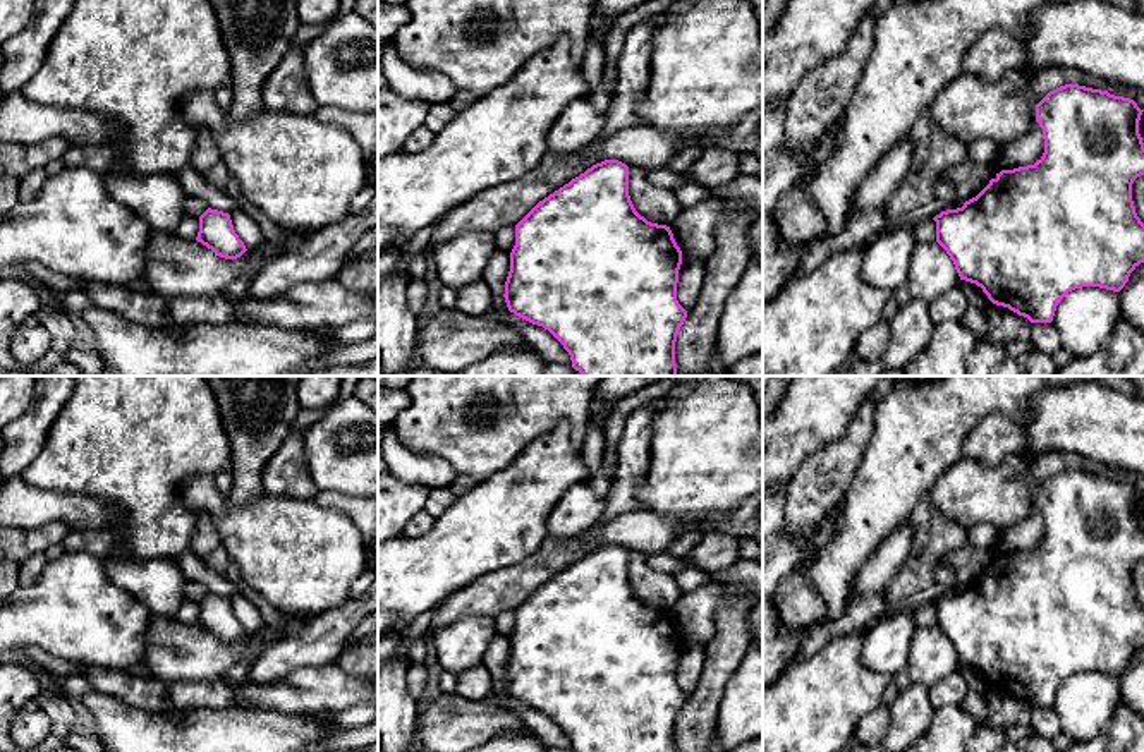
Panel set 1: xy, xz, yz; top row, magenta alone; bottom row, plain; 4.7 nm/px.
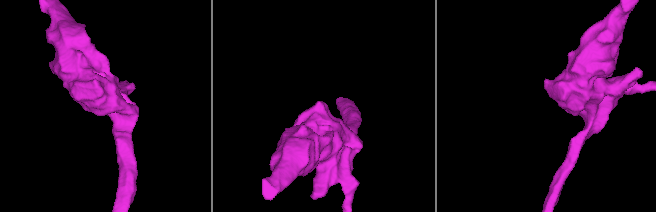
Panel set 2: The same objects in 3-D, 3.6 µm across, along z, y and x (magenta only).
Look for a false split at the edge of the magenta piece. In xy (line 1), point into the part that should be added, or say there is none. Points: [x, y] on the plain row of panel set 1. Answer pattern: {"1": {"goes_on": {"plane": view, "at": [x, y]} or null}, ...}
{"1": {"goes_on": null}}

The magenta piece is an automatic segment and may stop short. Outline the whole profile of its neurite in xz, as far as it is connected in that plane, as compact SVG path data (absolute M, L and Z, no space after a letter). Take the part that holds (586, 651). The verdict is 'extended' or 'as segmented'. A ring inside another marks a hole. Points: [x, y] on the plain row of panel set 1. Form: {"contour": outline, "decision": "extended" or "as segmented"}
{"contour": "M618 544L593 549L579 561L539 585L517 609L515 630L510 637L510 656L505 666L505 687L515 700L548 714L569 737L572 752L677 752L675 726L687 695L677 685L678 654L682 635L670 611L648 606L641 601L629 580L629 551Z", "decision": "as segmented"}

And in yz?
{"contour": "M1065 469L1050 476L1036 489L1036 506L1043 513L1044 537L1034 548L1013 555L1001 555L995 563L972 584L965 585L962 592L946 594L936 599L936 627L946 635L955 649L960 664L976 668L983 673L988 683L1008 692L1019 700L1027 702L1031 707L1051 707L1058 687L1072 675L1082 671L1099 671L1120 676L1129 666L1130 658L1144 647L1144 608L1135 597L1132 585L1132 568L1137 561L1144 560L1144 527L1139 519L1139 505L1144 494L1130 482L1115 481L1108 476L1092 474L1079 469Z", "decision": "as segmented"}

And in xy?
{"contour": "M211 592L199 601L196 625L225 644L237 644L247 635L234 615L230 599Z", "decision": "as segmented"}

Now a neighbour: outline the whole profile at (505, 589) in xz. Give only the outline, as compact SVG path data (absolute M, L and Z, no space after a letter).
M636 510L594 525L574 537L548 537L538 551L520 563L496 570L467 589L457 591L436 606L428 639L455 620L517 609L539 585L605 544L627 551L663 553L682 534L680 524L668 515Z

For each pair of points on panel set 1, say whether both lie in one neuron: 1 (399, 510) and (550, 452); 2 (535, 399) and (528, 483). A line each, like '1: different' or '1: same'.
1: different
2: different

